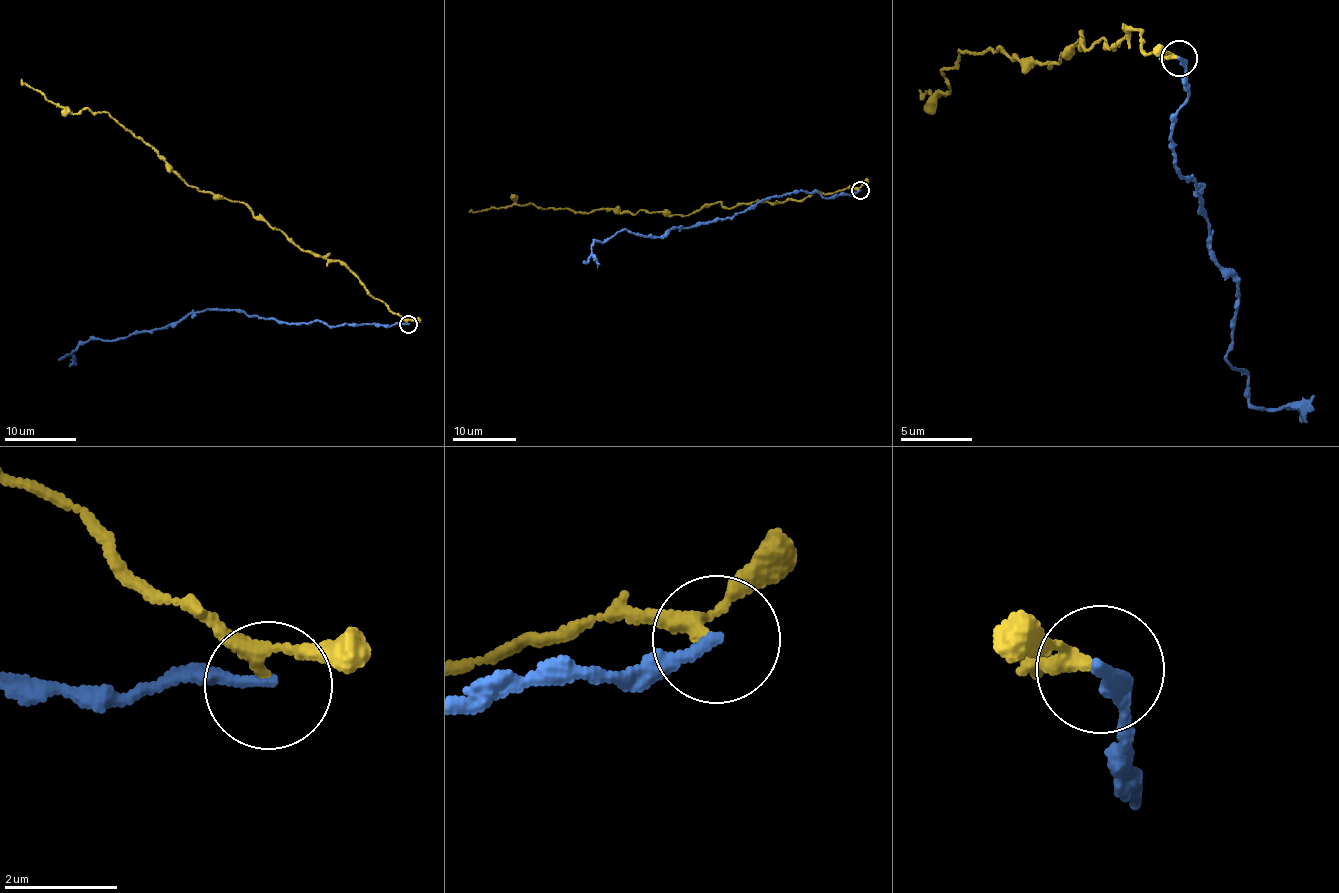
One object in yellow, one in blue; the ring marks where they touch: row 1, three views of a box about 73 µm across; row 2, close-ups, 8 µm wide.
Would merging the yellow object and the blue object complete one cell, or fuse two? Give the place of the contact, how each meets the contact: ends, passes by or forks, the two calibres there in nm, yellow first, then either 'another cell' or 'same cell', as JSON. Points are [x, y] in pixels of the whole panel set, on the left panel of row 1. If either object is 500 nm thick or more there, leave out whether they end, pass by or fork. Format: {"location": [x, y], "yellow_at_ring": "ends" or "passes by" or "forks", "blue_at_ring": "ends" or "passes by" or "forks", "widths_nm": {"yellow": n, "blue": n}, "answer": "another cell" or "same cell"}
{"location": [408, 324], "yellow_at_ring": "passes by", "blue_at_ring": "ends", "widths_nm": {"yellow": 220, "blue": 180}, "answer": "another cell"}

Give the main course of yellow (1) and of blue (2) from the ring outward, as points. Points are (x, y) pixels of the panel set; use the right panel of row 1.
1: (1177, 55), (1082, 33), (1058, 66), (959, 51), (948, 95), (920, 88)
2: (1180, 59), (1189, 96), (1168, 144), (1237, 287), (1228, 364), (1251, 404), (1304, 420)

